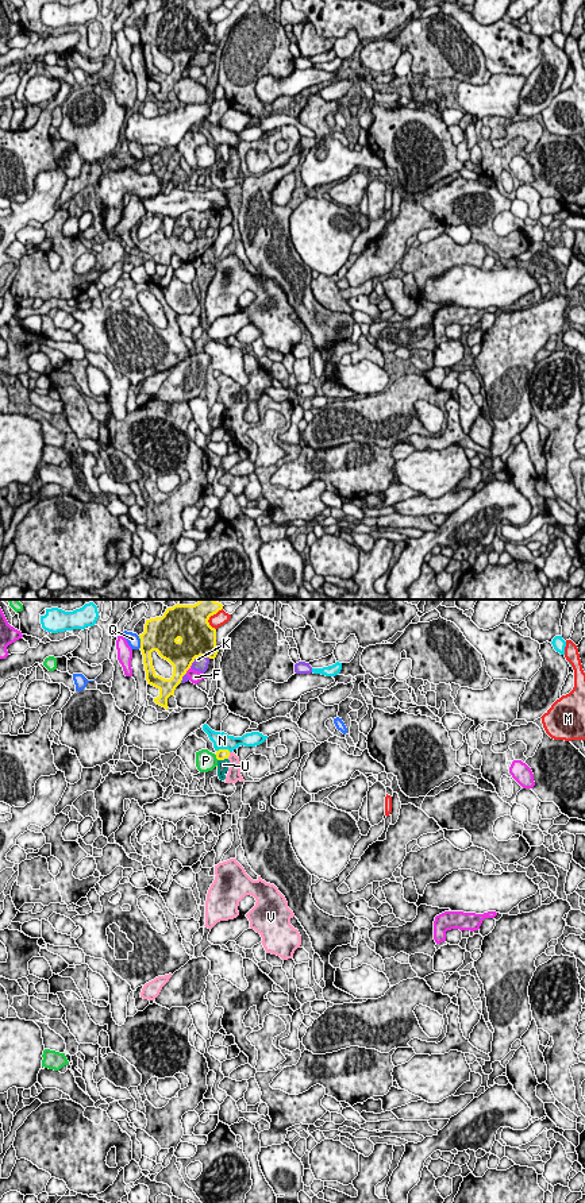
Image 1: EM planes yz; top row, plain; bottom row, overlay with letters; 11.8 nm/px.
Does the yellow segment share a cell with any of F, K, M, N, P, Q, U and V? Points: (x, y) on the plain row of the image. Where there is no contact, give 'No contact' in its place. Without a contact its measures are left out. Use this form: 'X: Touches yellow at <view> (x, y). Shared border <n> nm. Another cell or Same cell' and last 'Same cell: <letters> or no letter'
F: Touches yellow at yz (189, 62). Shared border 130 nm. Another cell
K: Touches yellow at yz (199, 51). Shared border 260 nm. Another cell
M: Touches yellow at yz (210, 11). Shared border 280 nm. Another cell
N: Touches yellow at yz (223, 145). Shared border 180 nm. Another cell
P: Touches yellow at yz (216, 153). Shared border 70 nm. Another cell
Q: Touches yellow at yz (141, 37). Shared border 150 nm. Another cell
U: Touches yellow at yz (222, 154). Shared border 130 nm. Another cell
V: Touches yellow at yz (229, 150). Shared border 90 nm. Another cell
Same cell: no letter

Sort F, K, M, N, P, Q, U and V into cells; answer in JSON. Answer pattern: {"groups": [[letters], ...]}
{"groups": [["F"], ["K"], ["M"], ["N"], ["P"], ["Q"], ["U"], ["V"]]}

